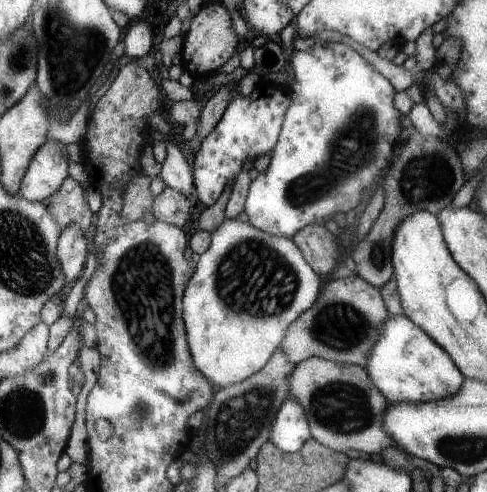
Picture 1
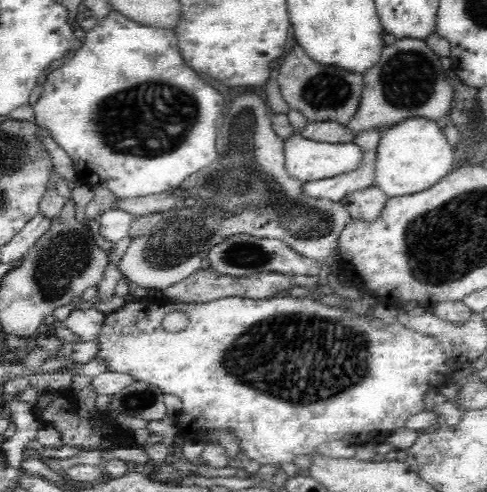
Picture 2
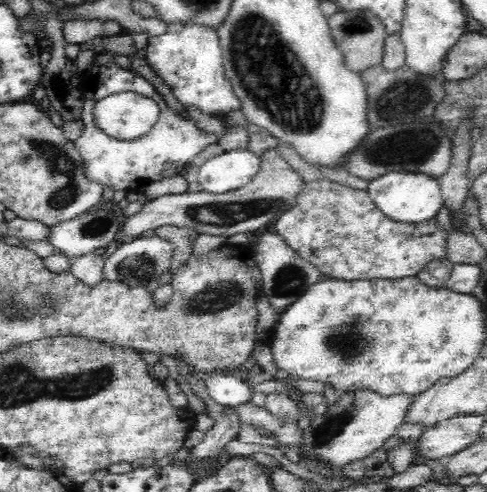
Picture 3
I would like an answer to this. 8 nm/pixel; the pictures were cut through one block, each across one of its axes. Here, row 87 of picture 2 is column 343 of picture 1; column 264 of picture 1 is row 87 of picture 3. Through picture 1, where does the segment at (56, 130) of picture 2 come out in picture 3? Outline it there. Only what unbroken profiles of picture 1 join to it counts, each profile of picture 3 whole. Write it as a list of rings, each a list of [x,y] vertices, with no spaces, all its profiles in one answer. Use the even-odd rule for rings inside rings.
[[[170,22],[166,34],[148,38],[148,46],[144,48],[144,58],[148,66],[168,86],[172,86],[174,96],[184,108],[194,106],[202,114],[216,118],[226,118],[228,112],[236,112],[242,108],[224,72],[220,34],[214,28],[196,26],[192,22]]]

